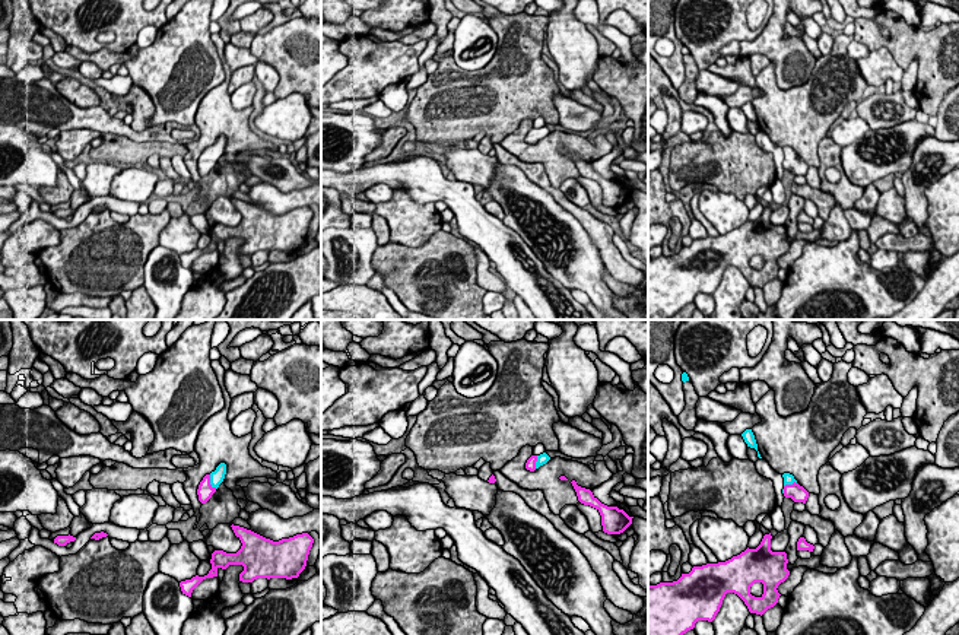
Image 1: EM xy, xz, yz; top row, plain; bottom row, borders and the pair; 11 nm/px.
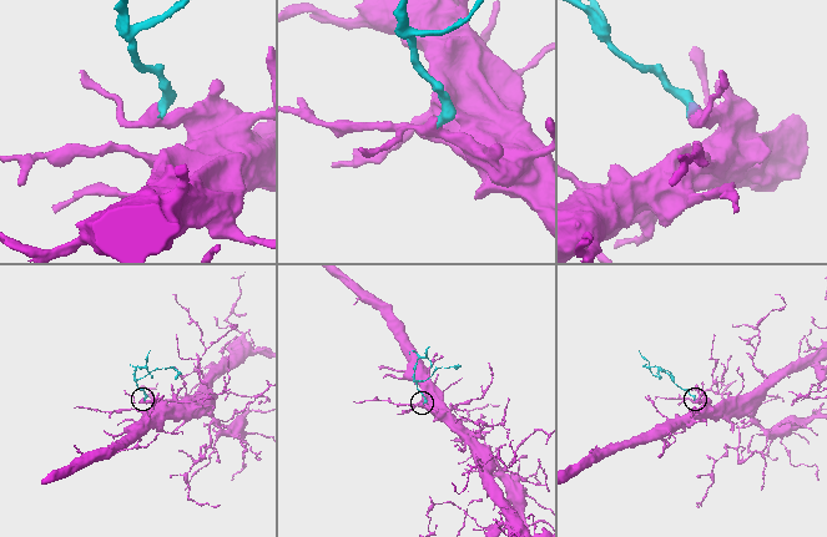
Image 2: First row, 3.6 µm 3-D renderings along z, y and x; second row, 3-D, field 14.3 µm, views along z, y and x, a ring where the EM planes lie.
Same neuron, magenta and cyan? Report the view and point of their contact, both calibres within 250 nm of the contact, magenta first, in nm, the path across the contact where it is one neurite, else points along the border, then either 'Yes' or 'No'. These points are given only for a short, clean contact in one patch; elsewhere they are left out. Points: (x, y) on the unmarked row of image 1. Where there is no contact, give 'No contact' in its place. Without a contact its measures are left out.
Touches magenta at xy (209, 155). Thickness 170 nm (magenta) against 160 nm. Path across: xy (205, 164), (209, 155), (216, 151). Yes

